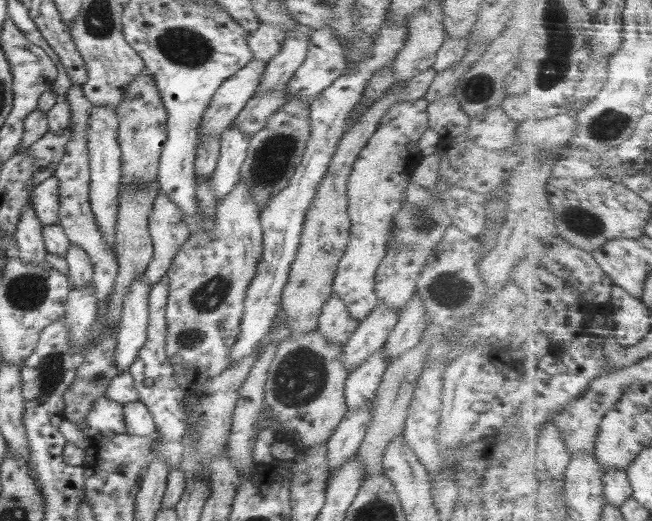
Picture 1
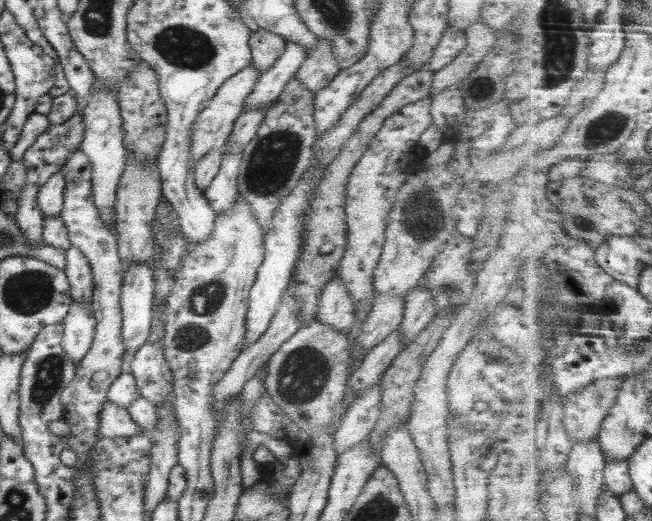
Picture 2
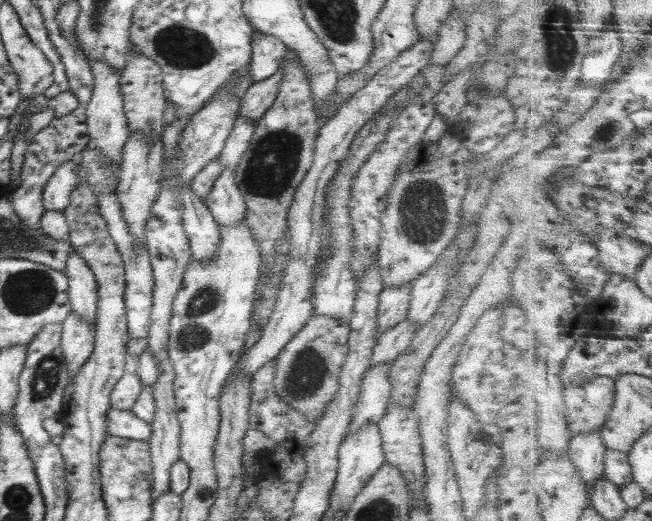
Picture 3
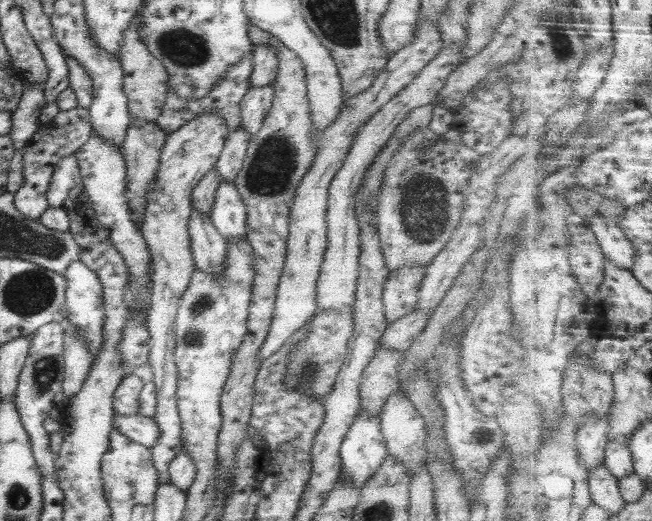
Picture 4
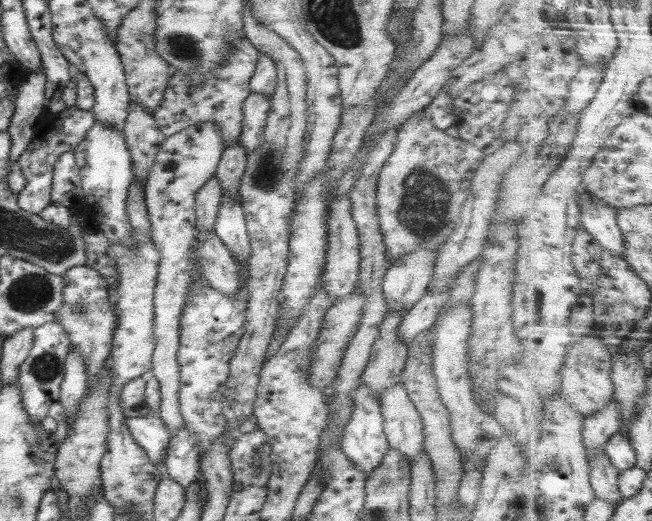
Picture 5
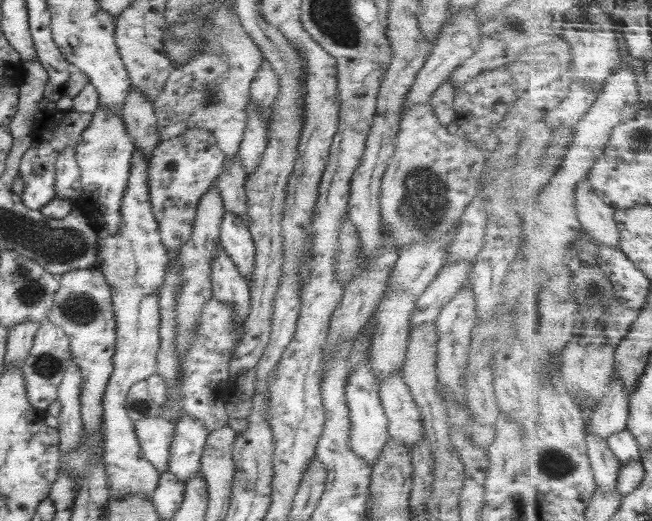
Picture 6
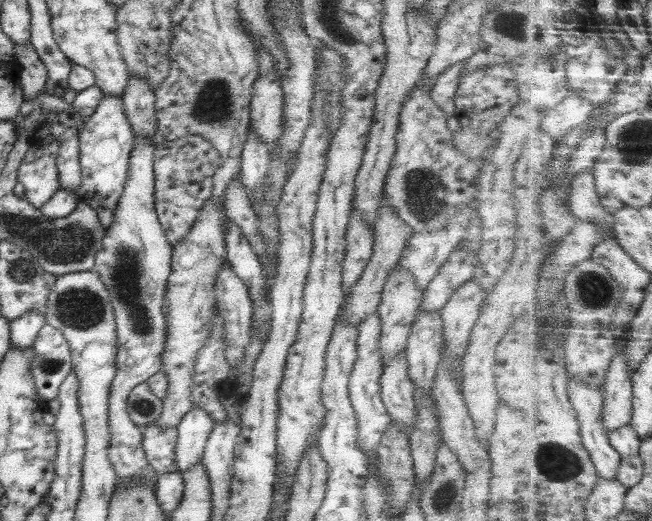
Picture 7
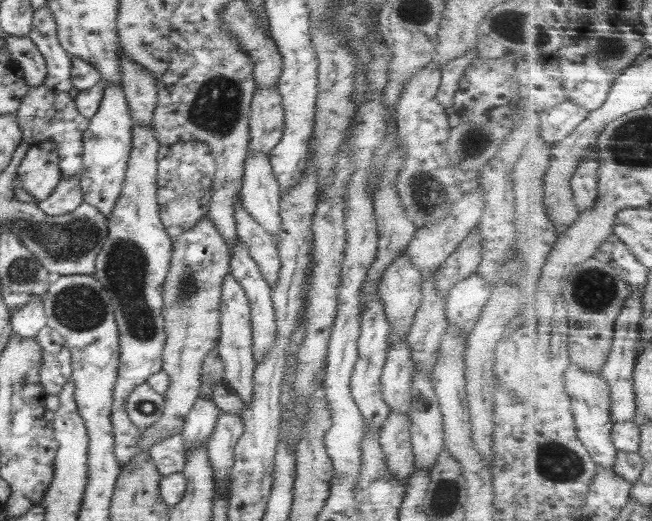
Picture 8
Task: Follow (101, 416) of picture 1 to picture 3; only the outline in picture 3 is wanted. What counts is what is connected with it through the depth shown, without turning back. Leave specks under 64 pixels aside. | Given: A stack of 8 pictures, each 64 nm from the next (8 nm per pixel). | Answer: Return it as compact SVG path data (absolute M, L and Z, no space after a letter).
M114 407L108 409L107 434L129 439L140 439L149 442L151 424L138 418L132 411L119 411Z

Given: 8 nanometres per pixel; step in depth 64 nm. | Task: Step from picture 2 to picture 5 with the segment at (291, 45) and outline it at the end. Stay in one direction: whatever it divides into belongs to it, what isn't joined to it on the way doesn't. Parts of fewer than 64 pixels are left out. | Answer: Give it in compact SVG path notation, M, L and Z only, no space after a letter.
M251 92L243 102L244 121L240 144L246 152L246 156L250 156L254 150L258 150L264 142L264 129L270 111L270 102L270 95L257 92Z

